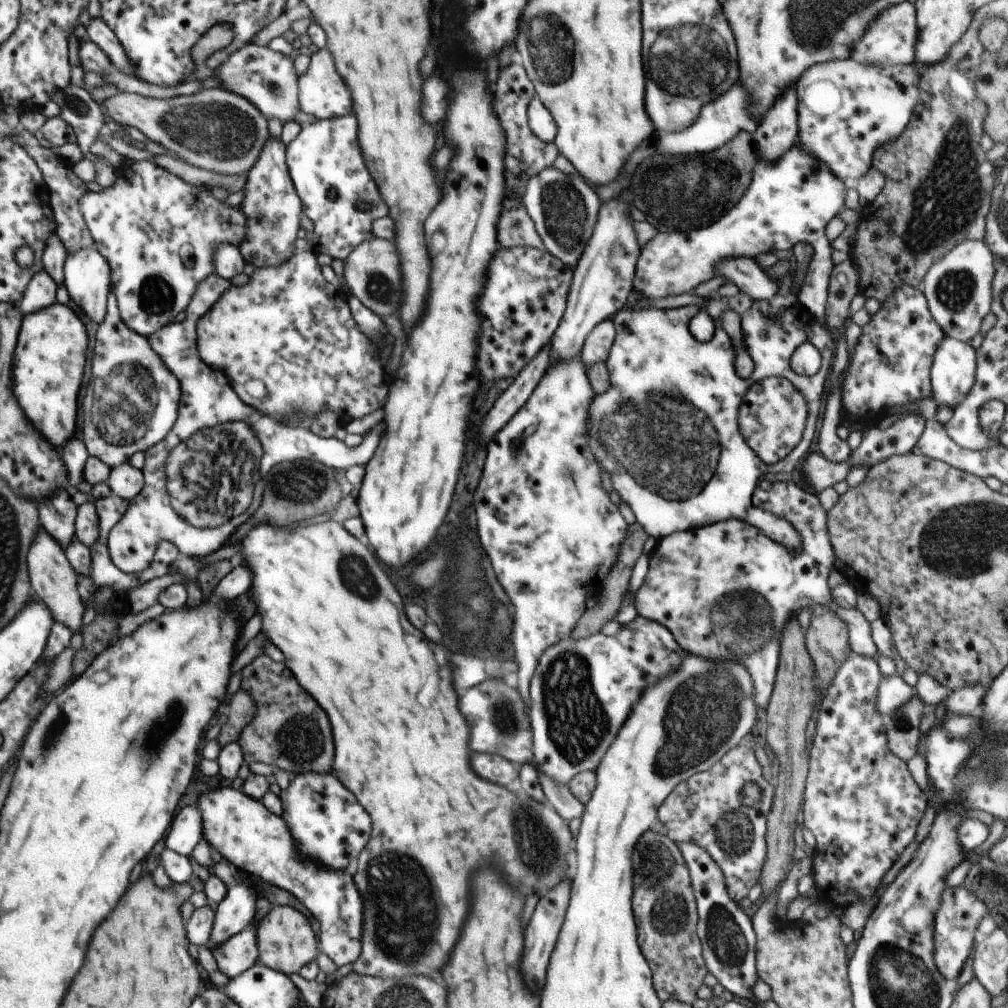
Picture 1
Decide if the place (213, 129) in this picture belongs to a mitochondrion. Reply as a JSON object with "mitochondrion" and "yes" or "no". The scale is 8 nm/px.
{"mitochondrion":"yes"}

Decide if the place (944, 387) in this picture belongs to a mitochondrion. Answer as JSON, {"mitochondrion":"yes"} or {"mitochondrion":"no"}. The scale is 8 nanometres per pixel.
{"mitochondrion":"no"}

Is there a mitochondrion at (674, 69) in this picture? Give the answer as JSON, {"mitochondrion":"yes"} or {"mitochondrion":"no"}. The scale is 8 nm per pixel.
{"mitochondrion":"yes"}

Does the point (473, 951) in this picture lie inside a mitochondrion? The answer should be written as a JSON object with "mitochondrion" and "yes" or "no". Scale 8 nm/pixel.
{"mitochondrion":"no"}

